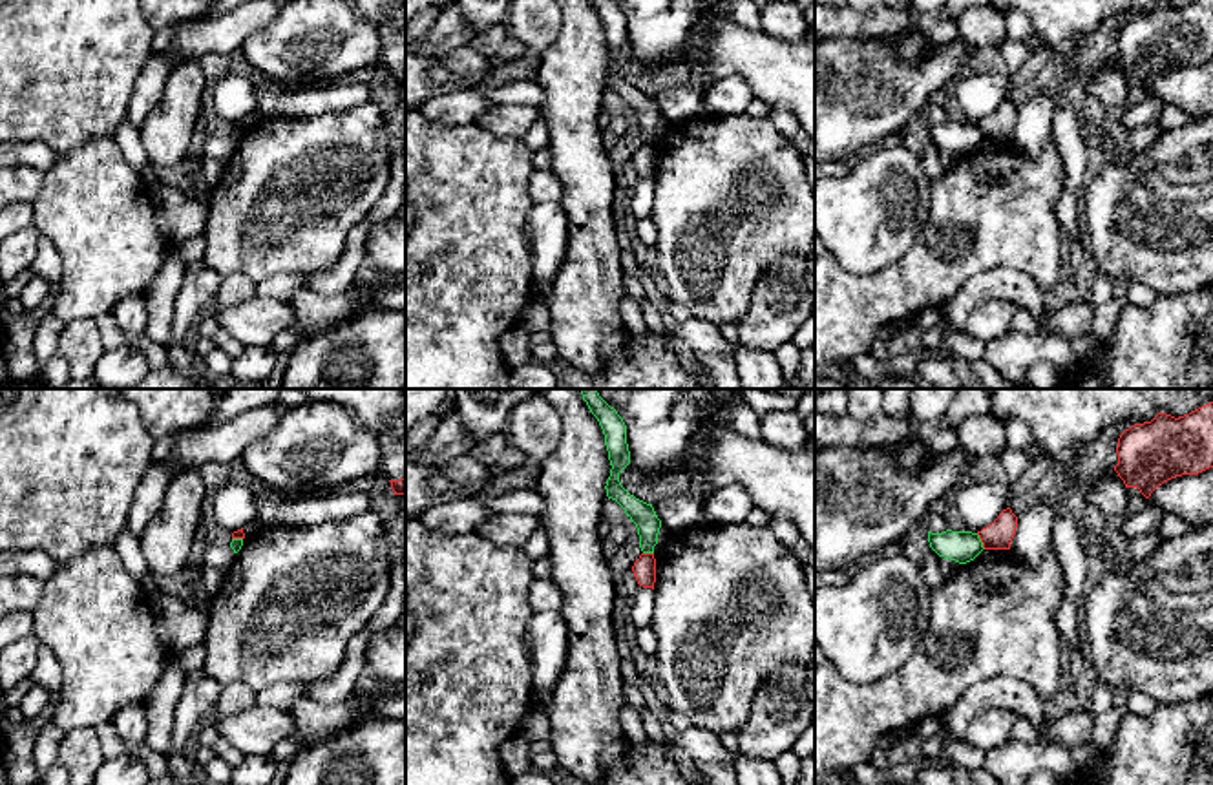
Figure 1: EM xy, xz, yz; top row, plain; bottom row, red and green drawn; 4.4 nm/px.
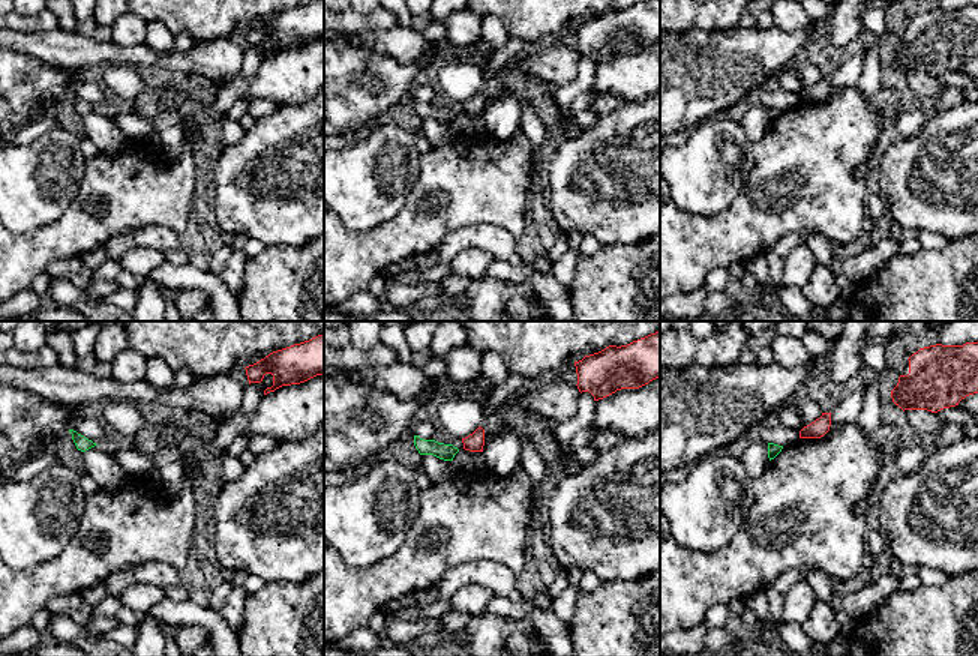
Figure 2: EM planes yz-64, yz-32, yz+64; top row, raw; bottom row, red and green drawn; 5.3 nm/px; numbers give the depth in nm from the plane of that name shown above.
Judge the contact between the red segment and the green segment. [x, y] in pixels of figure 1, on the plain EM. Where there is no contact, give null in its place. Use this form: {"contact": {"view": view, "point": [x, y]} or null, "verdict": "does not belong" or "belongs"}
{"contact": {"view": "yz", "point": [981, 132]}, "verdict": "does not belong"}

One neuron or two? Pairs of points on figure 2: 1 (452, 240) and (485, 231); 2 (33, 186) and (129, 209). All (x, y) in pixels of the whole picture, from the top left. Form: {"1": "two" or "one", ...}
{"1": "one", "2": "two"}

